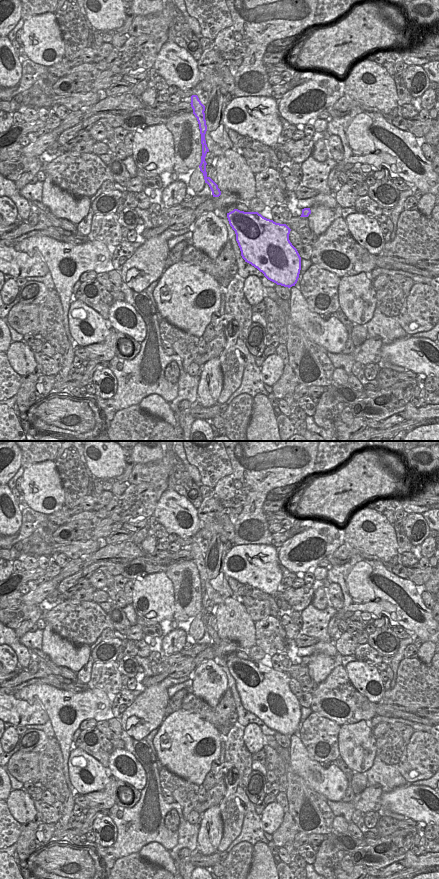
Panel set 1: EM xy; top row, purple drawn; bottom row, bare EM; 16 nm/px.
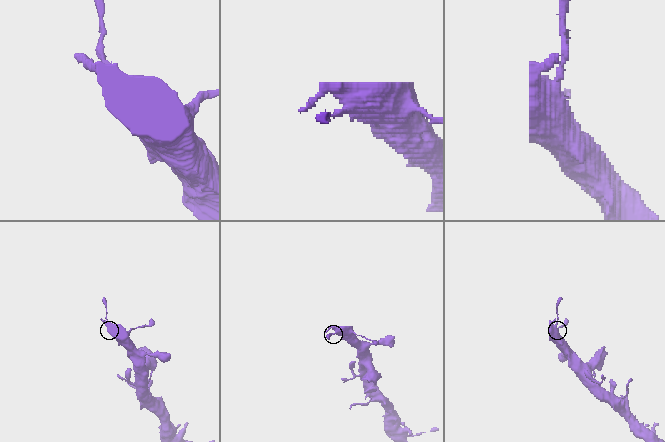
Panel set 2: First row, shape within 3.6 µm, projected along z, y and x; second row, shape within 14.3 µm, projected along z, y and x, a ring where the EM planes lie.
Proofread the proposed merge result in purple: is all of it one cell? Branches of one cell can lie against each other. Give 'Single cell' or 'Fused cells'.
Single cell

